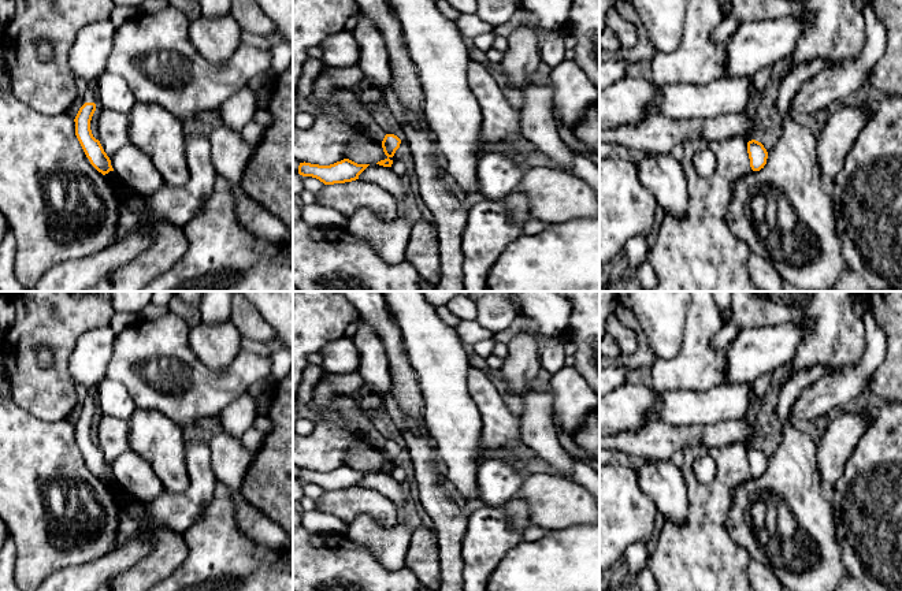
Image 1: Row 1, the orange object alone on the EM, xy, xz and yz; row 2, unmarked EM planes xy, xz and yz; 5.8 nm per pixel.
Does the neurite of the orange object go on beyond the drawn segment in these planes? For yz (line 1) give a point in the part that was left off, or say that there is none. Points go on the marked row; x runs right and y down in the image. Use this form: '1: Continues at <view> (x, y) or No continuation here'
1: No continuation here

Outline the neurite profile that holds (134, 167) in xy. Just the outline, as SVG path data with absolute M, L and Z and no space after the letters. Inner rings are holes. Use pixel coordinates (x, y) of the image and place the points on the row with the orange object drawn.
M131 142L120 148L109 160L118 176L142 196L153 194L166 186L152 159Z

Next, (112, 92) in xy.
M108 71L99 77L96 104L101 108L129 115L136 101L134 94L122 77Z

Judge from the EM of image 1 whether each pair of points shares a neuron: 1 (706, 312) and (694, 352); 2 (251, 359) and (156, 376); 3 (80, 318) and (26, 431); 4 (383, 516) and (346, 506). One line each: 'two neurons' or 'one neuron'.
1: one neuron
2: one neuron
3: two neurons
4: one neuron

